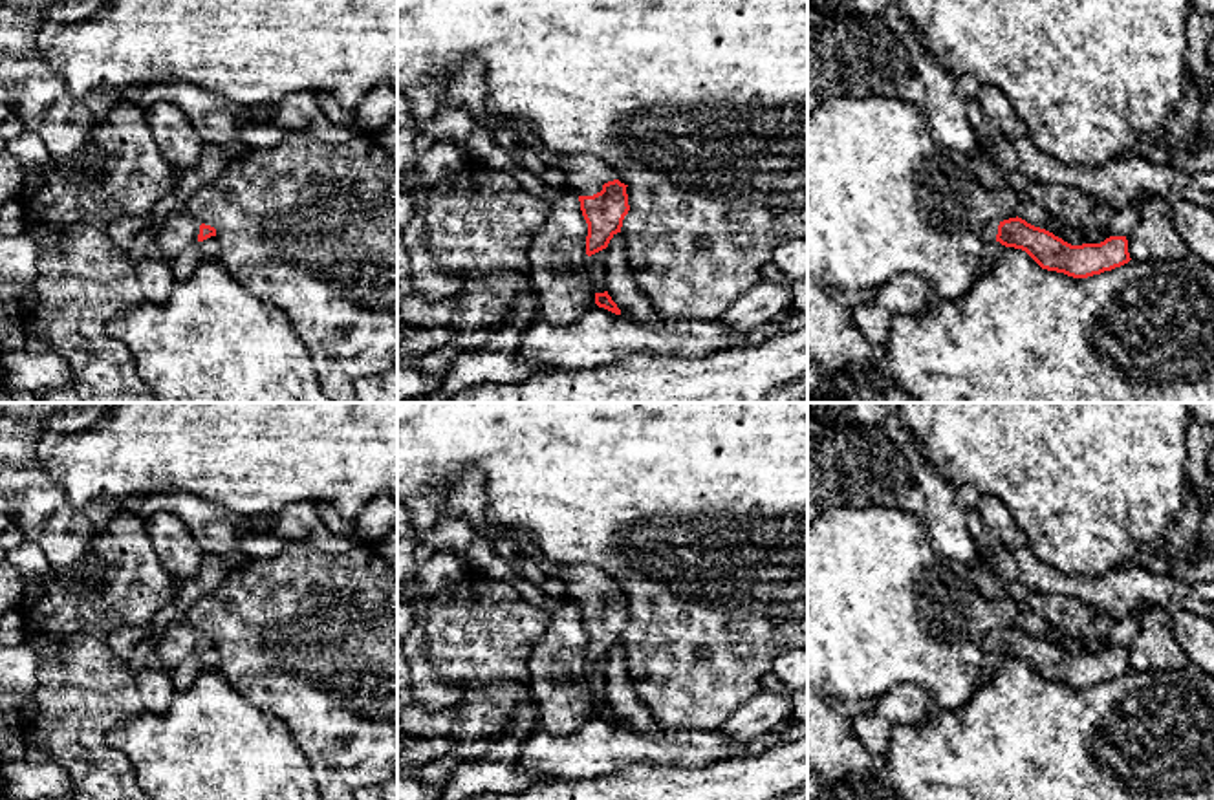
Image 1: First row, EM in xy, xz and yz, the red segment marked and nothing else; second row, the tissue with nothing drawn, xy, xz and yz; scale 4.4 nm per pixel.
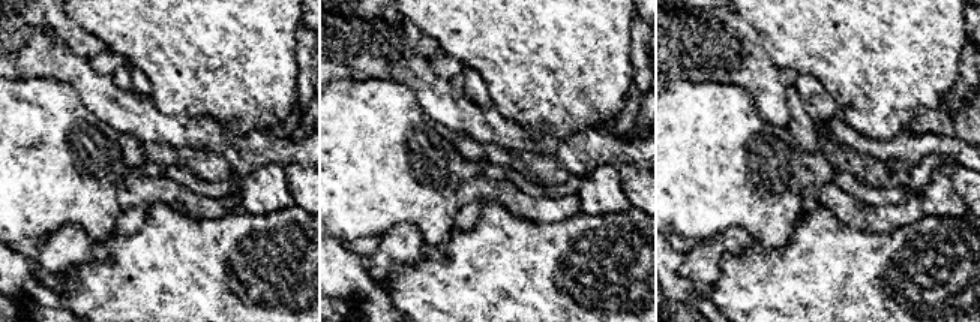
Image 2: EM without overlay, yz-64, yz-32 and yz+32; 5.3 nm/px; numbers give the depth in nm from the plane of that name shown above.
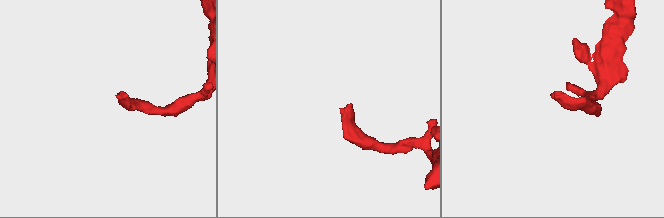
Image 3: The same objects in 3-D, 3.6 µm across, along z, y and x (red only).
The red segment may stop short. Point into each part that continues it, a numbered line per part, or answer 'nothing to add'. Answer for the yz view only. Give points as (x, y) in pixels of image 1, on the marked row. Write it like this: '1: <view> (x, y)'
1: yz (989, 233)

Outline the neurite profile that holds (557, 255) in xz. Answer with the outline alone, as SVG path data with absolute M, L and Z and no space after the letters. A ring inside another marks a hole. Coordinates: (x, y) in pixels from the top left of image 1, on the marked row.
M564 185L547 222L527 245L527 275L547 324L568 326L597 306L586 273L586 236L579 194Z

